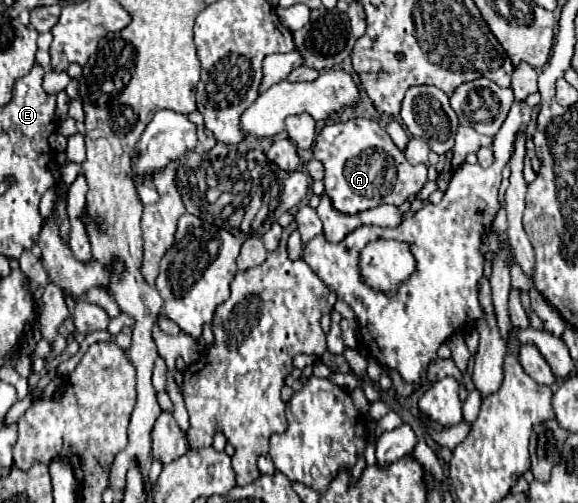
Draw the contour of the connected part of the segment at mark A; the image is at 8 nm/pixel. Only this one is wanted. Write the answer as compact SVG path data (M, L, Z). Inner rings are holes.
M365 118L327 122L315 140L313 154L325 166L325 192L343 214L357 214L379 204L399 206L427 182L427 164L411 166L389 134Z

